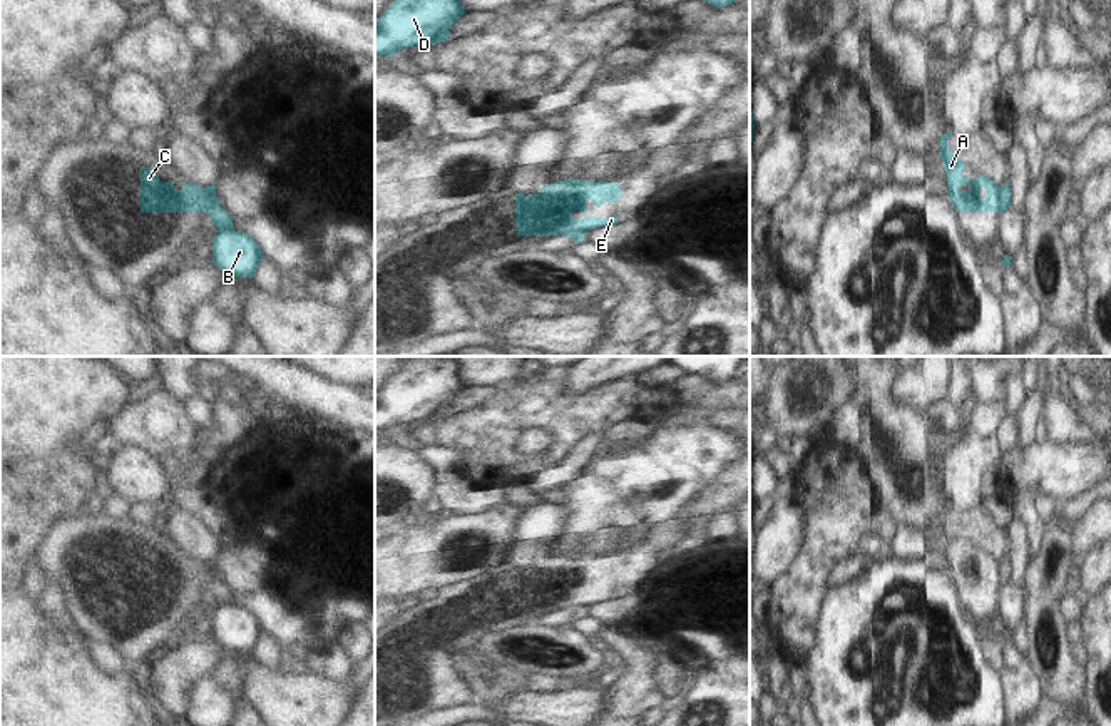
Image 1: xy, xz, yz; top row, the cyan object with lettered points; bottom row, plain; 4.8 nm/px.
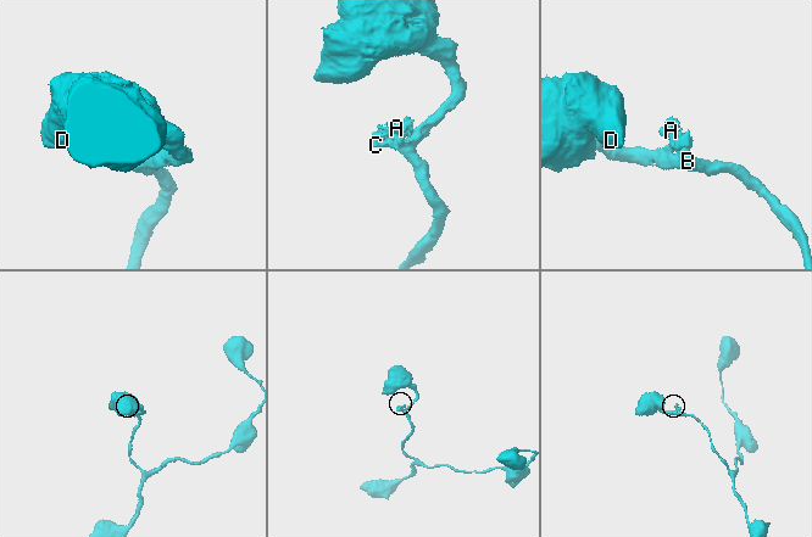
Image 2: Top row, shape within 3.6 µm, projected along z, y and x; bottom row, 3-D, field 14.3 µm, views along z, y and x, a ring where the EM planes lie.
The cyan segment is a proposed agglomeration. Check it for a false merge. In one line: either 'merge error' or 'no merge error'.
merge error

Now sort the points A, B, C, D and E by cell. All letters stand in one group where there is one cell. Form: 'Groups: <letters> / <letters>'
Groups: A C E / B D

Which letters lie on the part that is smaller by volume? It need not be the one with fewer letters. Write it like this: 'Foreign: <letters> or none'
Foreign: A, C, E

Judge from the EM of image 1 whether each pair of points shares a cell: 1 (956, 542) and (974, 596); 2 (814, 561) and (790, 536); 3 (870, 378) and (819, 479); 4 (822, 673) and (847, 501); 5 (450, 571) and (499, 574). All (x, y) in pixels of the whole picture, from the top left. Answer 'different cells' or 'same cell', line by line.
1: same cell
2: different cells
3: different cells
4: different cells
5: different cells

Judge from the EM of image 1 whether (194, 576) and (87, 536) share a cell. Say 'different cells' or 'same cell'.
same cell

